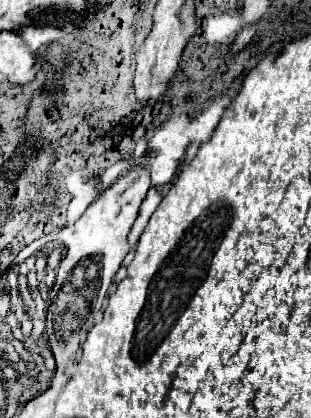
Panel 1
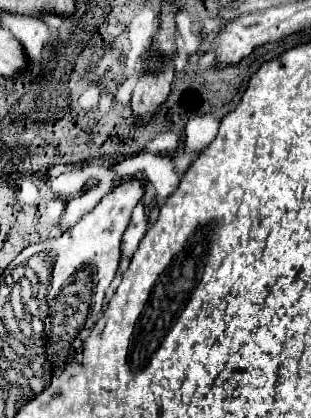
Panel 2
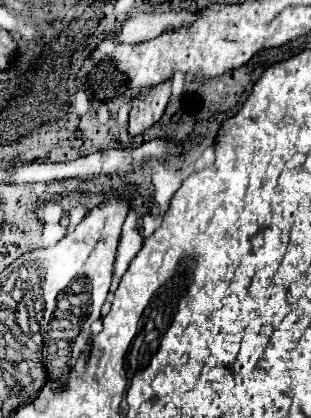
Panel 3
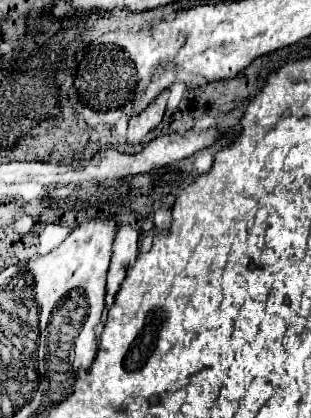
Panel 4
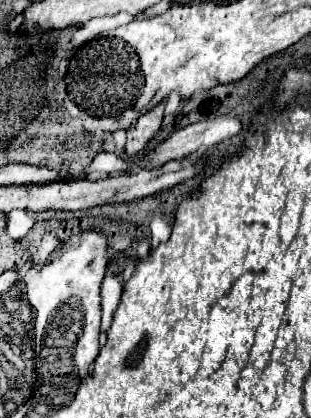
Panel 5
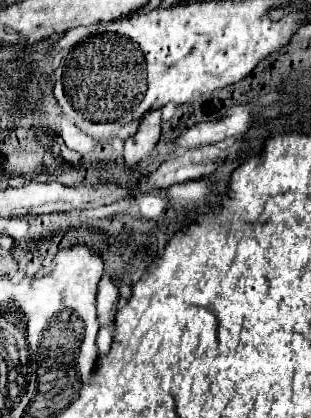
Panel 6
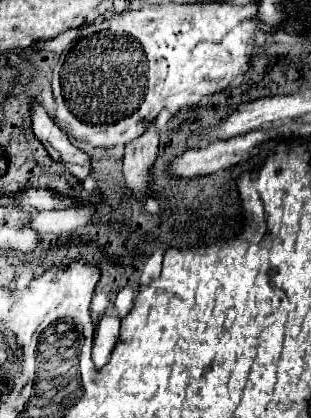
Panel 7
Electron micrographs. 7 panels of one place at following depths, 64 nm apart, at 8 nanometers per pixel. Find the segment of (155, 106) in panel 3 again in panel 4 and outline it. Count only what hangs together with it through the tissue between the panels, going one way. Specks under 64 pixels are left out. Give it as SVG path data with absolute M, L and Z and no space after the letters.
M162 92L156 98L156 104L150 104L144 112L140 112L140 116L134 116L128 122L128 144L136 146L142 142L142 138L146 138L146 134L150 134L154 128L158 128L158 124L162 122L162 114L168 102L168 92Z

